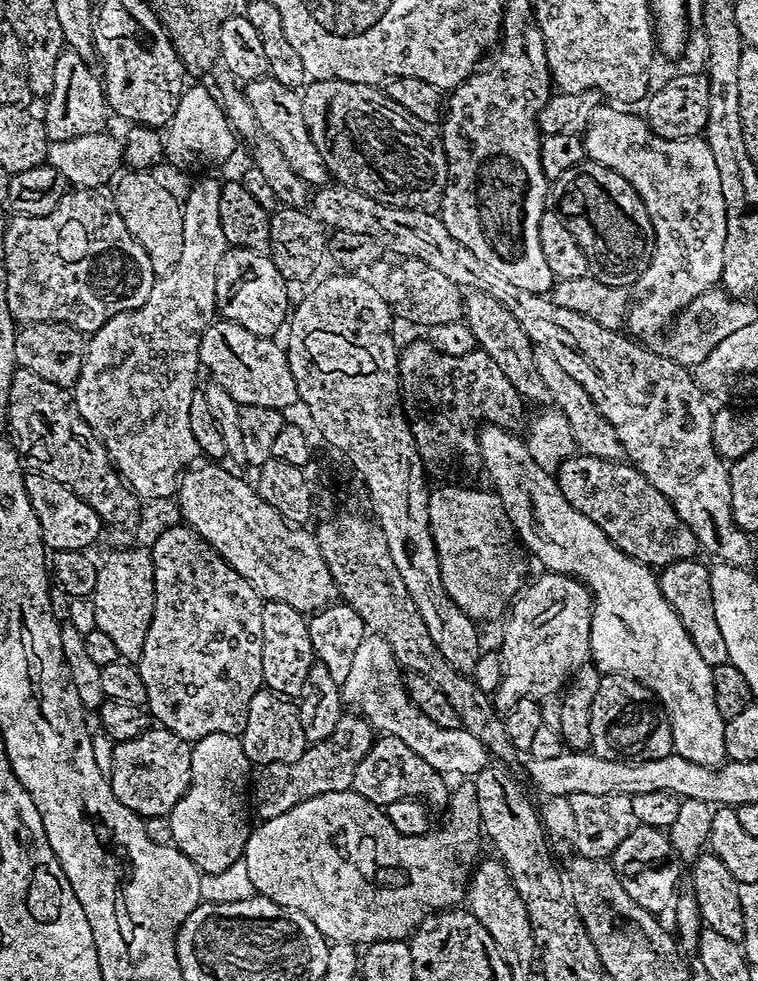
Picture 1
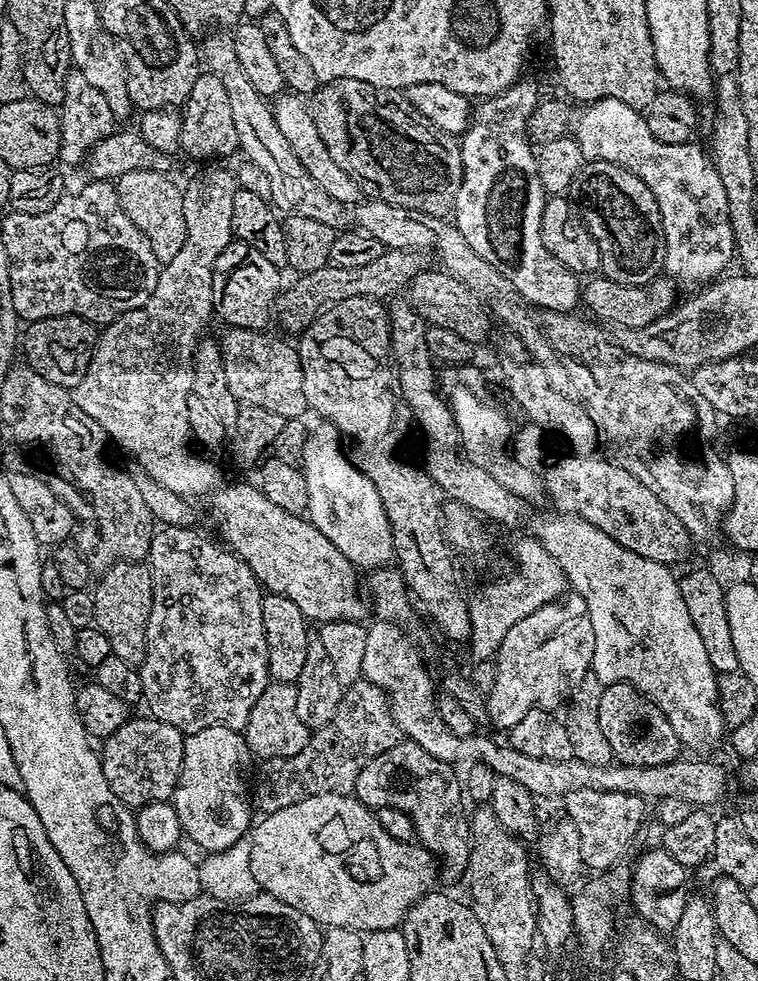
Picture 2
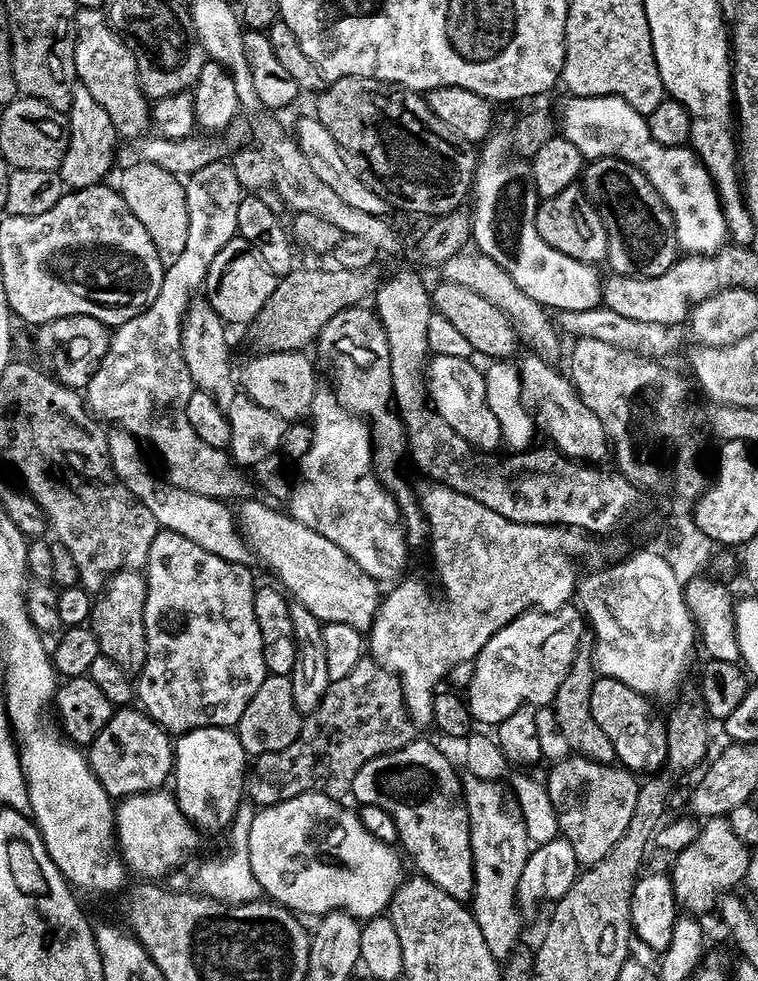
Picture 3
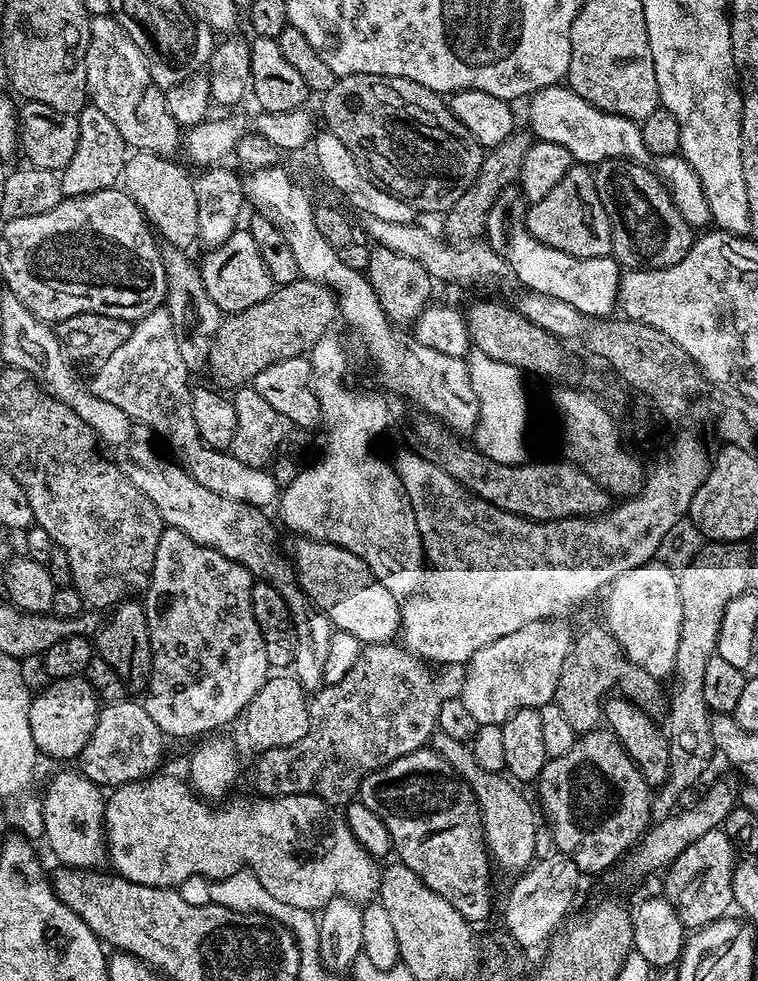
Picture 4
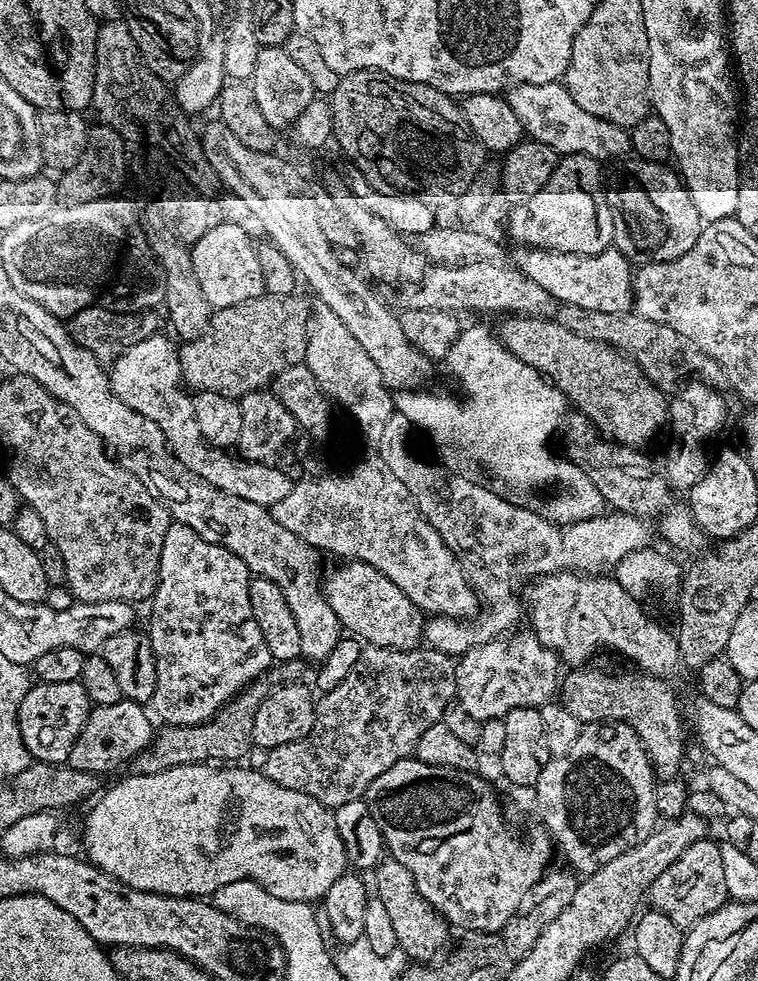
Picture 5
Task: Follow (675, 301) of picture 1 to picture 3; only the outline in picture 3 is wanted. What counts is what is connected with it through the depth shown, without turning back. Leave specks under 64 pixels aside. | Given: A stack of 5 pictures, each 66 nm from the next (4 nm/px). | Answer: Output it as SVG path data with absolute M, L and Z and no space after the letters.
M573 96L567 97L568 101L561 106L558 111L558 132L565 136L584 156L585 161L597 160L613 156L619 160L624 160L630 166L634 166L658 190L662 202L672 215L672 221L676 227L676 247L681 253L689 256L710 256L725 247L729 239L724 209L720 207L720 196L716 193L714 182L706 170L706 166L699 160L691 147L685 146L662 146L662 142L654 142L650 135L650 126L647 119L634 106L630 106L622 98L617 96Z

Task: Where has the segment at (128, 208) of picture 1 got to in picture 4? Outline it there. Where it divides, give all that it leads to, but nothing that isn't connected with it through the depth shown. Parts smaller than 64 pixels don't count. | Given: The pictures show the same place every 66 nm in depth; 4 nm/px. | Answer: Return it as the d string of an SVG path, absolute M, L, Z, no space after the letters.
M154 154L149 155L147 159L148 161L136 160L136 158L129 159L122 177L123 187L126 189L128 197L131 198L142 211L144 211L144 219L148 221L149 225L151 225L153 229L155 229L161 241L168 240L164 242L167 242L173 248L182 248L185 250L191 249L191 244L193 243L195 245L198 240L198 198L196 197L196 189L193 181L190 179L190 176L188 180L187 174L180 168L164 168L165 161Z

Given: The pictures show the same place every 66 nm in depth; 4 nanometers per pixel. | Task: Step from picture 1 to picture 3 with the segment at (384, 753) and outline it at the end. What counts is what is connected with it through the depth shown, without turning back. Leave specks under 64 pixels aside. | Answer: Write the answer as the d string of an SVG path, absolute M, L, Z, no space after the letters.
M414 738L406 746L366 762L366 766L362 766L358 774L354 774L350 796L357 800L357 805L378 806L378 810L384 810L394 820L399 847L407 859L409 856L416 863L415 871L419 875L434 882L434 886L450 894L450 898L461 902L471 901L472 851L468 811L462 795L462 780L461 777L456 777L451 762L430 741Z

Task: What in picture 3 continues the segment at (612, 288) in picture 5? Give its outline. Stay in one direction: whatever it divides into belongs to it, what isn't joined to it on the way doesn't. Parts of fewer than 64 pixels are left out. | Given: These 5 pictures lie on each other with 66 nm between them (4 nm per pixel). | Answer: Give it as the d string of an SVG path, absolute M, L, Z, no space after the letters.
M493 134L483 141L482 147L478 152L478 163L476 165L476 175L470 189L472 204L476 209L470 212L472 222L471 243L475 245L481 256L494 258L514 282L534 302L543 304L549 310L557 313L562 311L582 311L597 307L602 300L602 276L598 271L597 265L583 264L558 250L554 250L546 242L542 242L542 234L538 234L536 225L536 209L538 207L538 197L536 187L532 184L532 170L529 161L524 158L517 158L513 151L509 137Z

